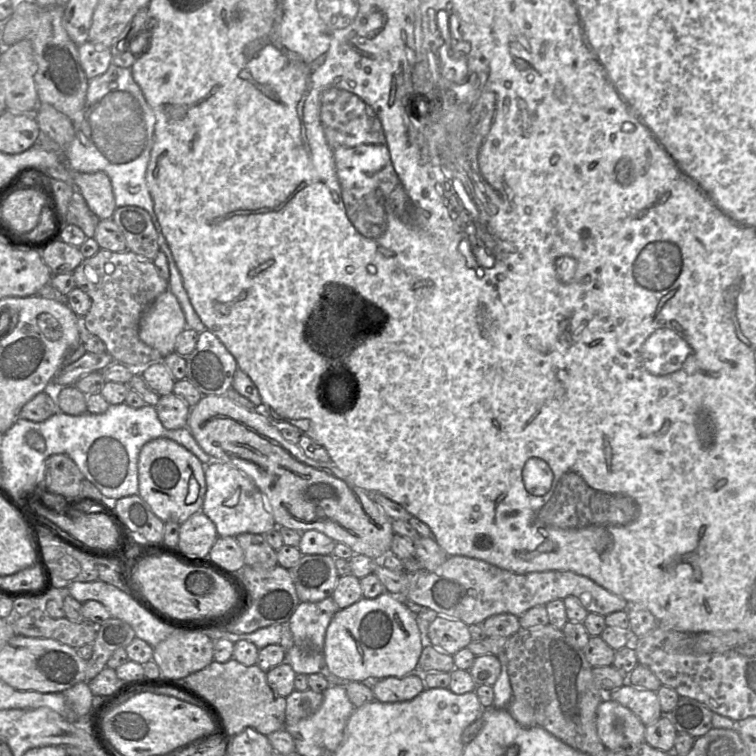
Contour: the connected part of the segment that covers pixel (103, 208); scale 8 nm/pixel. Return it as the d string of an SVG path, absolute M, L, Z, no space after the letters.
M72 170L72 178L76 185L76 190L85 199L89 209L100 219L111 219L115 209L115 200L112 185L109 177L105 172L81 173Z

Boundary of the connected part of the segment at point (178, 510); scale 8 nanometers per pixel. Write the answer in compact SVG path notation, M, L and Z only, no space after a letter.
M167 438L146 443L138 459L138 495L164 523L179 525L201 511L206 493L205 465L189 450Z

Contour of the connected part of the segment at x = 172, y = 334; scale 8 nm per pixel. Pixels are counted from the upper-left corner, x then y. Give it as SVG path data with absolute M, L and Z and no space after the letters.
M168 289L142 313L139 322L139 337L142 342L157 350L164 358L176 352L178 336L185 328L186 320L182 308L175 295Z

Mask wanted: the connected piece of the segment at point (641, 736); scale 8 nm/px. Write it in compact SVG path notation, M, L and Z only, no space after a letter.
M604 700L597 708L597 733L607 750L632 749L645 742L646 726L627 707Z

